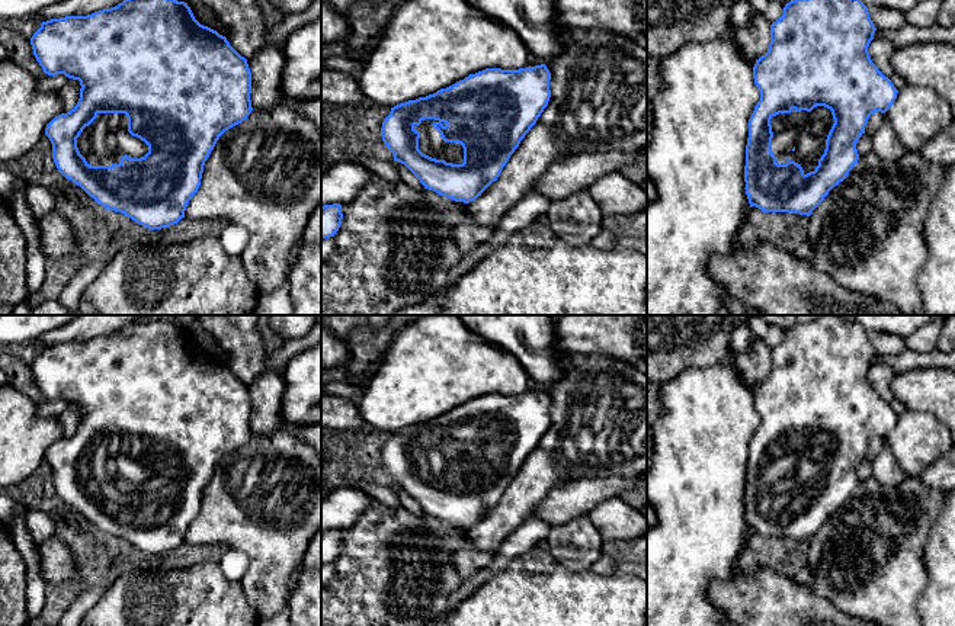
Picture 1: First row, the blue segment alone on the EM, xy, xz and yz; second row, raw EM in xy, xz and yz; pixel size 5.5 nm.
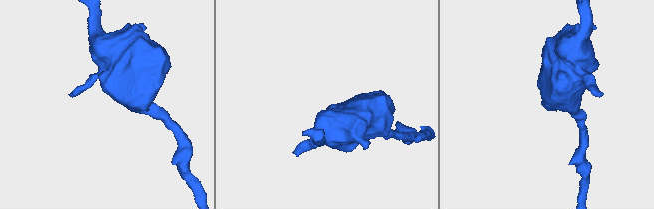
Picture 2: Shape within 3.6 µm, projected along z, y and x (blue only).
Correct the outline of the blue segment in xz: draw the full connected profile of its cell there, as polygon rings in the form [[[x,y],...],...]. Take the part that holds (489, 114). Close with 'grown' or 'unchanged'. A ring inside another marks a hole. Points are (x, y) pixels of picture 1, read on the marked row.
[[[545,64],[519,70],[485,68],[426,97],[391,107],[381,137],[394,161],[404,164],[424,186],[455,202],[470,203],[497,180],[510,155],[548,106],[551,73]]]; grown

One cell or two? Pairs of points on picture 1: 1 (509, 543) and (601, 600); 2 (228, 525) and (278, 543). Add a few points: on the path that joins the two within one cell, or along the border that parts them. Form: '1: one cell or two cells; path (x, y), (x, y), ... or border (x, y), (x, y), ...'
1: two cells; border (535, 545), (516, 555), (497, 574)
2: one cell; path (240, 525), (253, 525), (266, 532)

